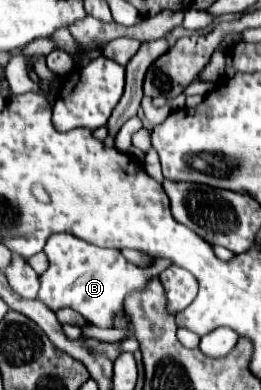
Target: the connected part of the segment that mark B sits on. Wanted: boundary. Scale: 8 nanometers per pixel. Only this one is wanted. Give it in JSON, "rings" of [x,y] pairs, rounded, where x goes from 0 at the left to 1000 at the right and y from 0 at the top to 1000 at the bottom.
{"rings":[[[195,600],[165,646],[180,651],[188,687],[149,708],[149,769],[203,800],[280,790],[379,841],[433,836],[433,810],[471,795],[487,749],[556,738],[563,718],[602,708],[594,687],[517,682],[456,641],[379,636],[280,600]]]}

